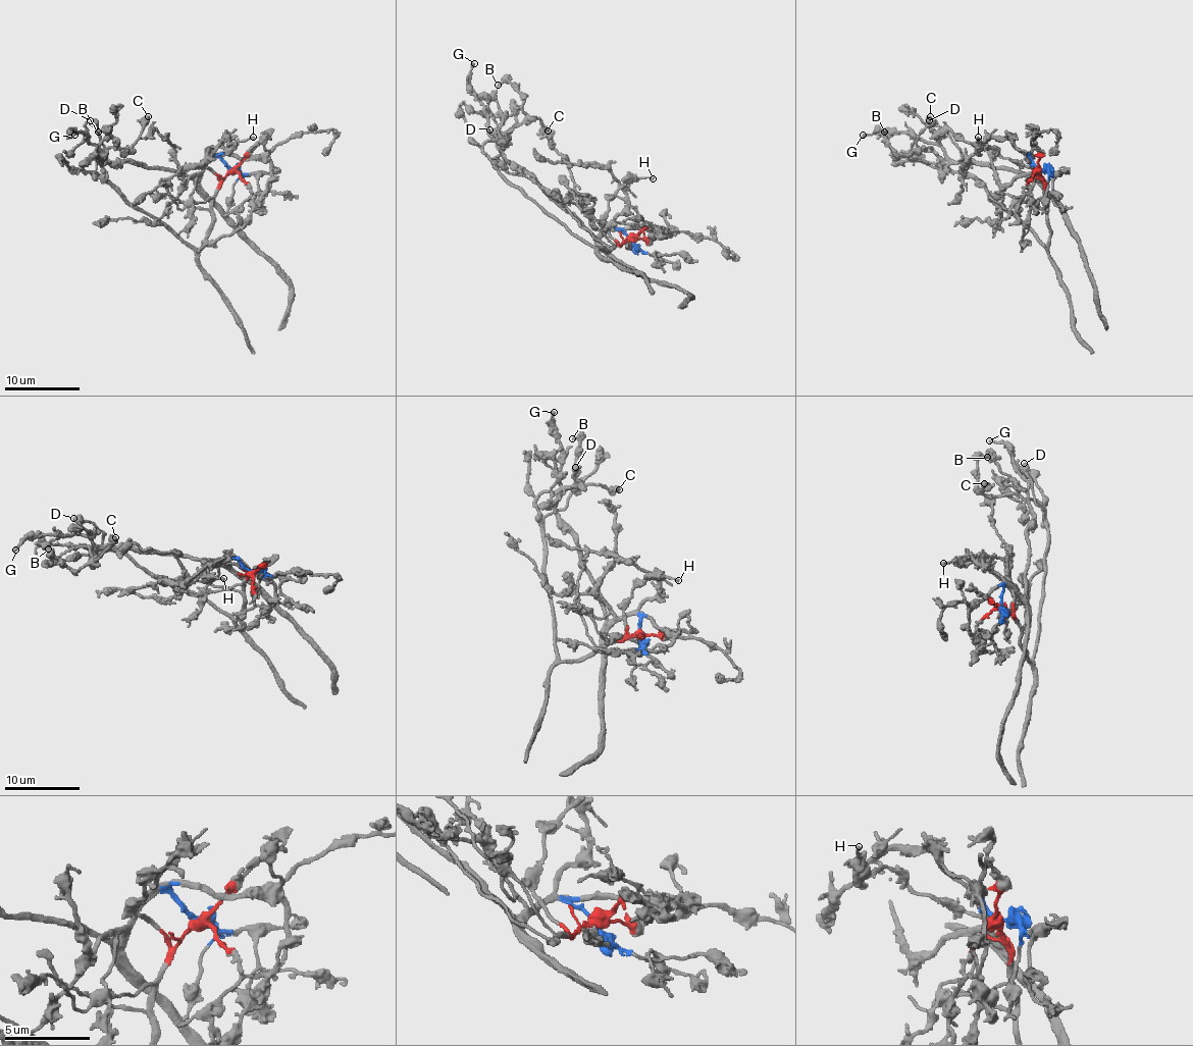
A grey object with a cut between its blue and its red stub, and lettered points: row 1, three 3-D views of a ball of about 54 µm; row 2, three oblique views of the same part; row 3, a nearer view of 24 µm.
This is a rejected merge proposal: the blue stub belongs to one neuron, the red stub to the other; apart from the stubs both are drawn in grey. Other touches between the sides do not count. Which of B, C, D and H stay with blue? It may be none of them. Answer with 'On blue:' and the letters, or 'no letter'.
On blue: no letter

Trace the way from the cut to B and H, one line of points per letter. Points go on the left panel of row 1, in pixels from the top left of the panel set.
B: (230, 170), (208, 238), (193, 249), (84, 168), (108, 148), (123, 155), (97, 133)
H: (230, 170), (221, 179), (204, 166), (208, 153), (214, 148), (227, 148), (253, 137)

